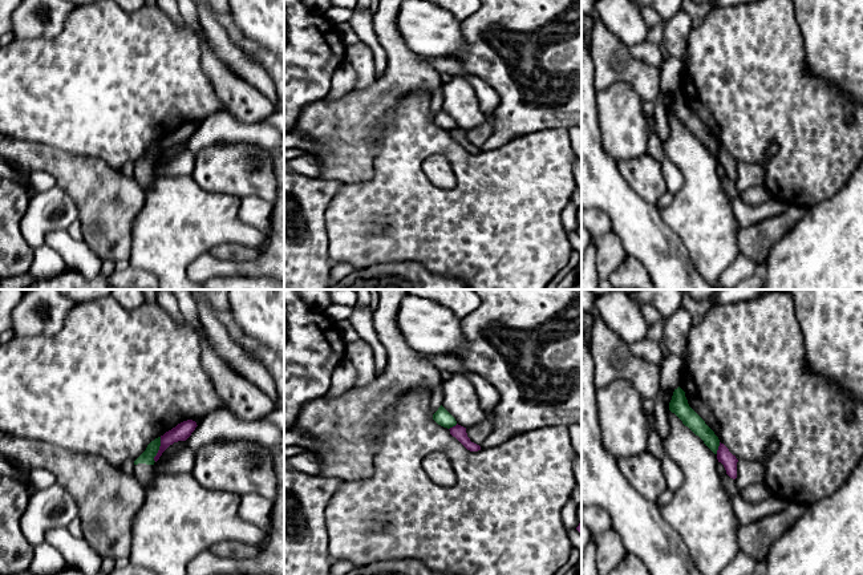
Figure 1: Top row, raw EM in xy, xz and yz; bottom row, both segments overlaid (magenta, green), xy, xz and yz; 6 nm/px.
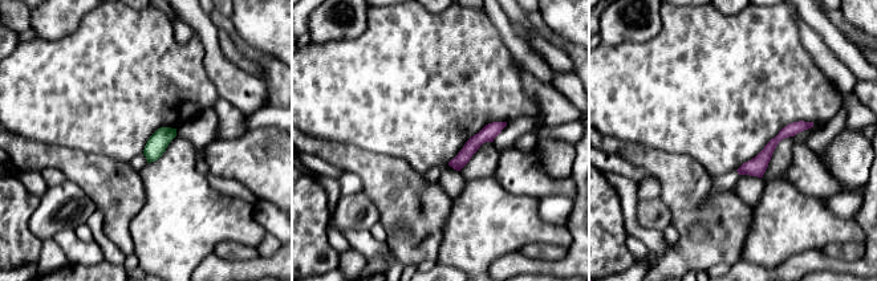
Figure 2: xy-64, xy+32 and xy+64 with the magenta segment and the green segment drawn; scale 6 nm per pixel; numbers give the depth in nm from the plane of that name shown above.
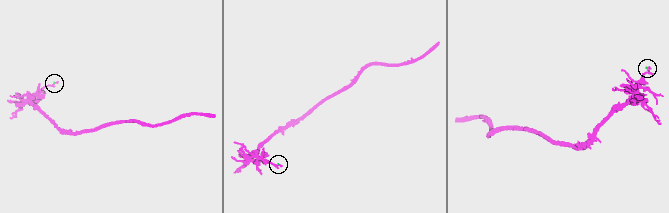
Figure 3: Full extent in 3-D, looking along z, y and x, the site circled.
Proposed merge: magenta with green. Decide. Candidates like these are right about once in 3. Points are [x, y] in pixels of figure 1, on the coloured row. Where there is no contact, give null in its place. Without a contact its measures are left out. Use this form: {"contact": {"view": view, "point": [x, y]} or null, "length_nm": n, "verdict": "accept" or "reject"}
{"contact": {"view": "xy", "point": [159, 449]}, "length_nm": 160, "verdict": "reject"}

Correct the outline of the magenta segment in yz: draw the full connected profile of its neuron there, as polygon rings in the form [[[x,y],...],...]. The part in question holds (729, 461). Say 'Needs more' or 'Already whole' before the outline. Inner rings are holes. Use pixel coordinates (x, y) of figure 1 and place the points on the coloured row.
Already whole. [[[720,442],[718,450],[717,450],[717,459],[718,459],[718,462],[721,462],[724,465],[726,474],[730,478],[736,479],[737,478],[737,462],[738,462],[738,459],[721,442]]]

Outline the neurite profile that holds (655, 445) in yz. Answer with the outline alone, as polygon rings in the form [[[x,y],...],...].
[[[655,430],[649,433],[647,450],[660,459],[667,455],[664,442]]]

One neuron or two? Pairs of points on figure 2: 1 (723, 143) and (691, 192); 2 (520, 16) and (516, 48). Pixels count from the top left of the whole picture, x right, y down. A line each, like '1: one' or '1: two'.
1: two
2: two

